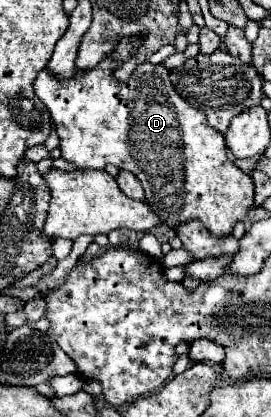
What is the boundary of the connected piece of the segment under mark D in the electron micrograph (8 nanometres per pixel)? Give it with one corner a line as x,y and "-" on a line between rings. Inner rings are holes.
123,37
115,51
109,53
97,67
85,71
83,75
73,75
71,81
55,81
45,69
35,79
35,93
37,97
47,105
55,129
61,141
61,155
67,161
73,161
79,169
103,169
107,163
129,169
139,179
145,189
145,201
151,205
151,209
161,217
161,220
170,228
174,228
183,221
189,219
201,219
203,225
215,235
225,237
233,231
233,225
237,221
243,221
247,217
247,211
253,207
253,181
247,173
243,173
235,163
227,159
227,145
225,137
207,125
205,113
193,109
171,85
171,71
165,65
151,65
143,63
135,69
135,75
129,77
129,81
115,81
113,73
115,69
127,61
135,49
141,45
141,37
-
181,157
181,181
183,181
183,205
179,205
179,213
171,217
171,165
179,165

